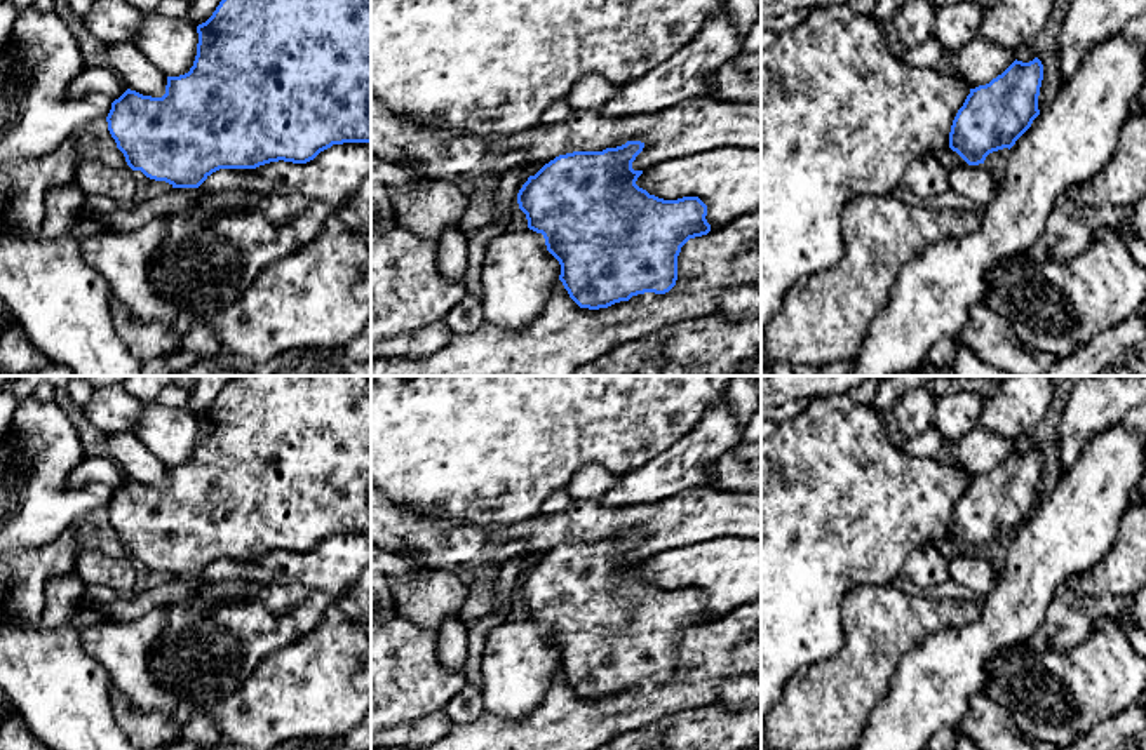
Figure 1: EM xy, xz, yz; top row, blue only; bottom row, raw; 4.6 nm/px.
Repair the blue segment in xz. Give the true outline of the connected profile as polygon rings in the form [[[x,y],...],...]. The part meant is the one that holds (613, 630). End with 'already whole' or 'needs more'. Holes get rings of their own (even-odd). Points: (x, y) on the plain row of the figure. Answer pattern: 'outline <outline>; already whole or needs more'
outline [[[627,531],[603,541],[559,545],[517,583],[528,618],[543,625],[561,654],[559,670],[580,698],[599,700],[637,684],[669,682],[677,670],[681,637],[711,621],[707,595],[698,586],[664,590],[636,574],[643,560],[634,560],[632,552],[643,538],[641,531]]]; already whole

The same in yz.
outline [[[1038,447],[1029,452],[1015,449],[989,473],[970,479],[953,510],[949,538],[968,555],[984,553],[993,541],[1010,539],[1040,505],[1042,470]]]; already whole

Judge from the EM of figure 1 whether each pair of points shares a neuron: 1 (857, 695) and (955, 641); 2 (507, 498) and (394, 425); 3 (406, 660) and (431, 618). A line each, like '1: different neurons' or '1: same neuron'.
1: different neurons
2: same neuron
3: different neurons

